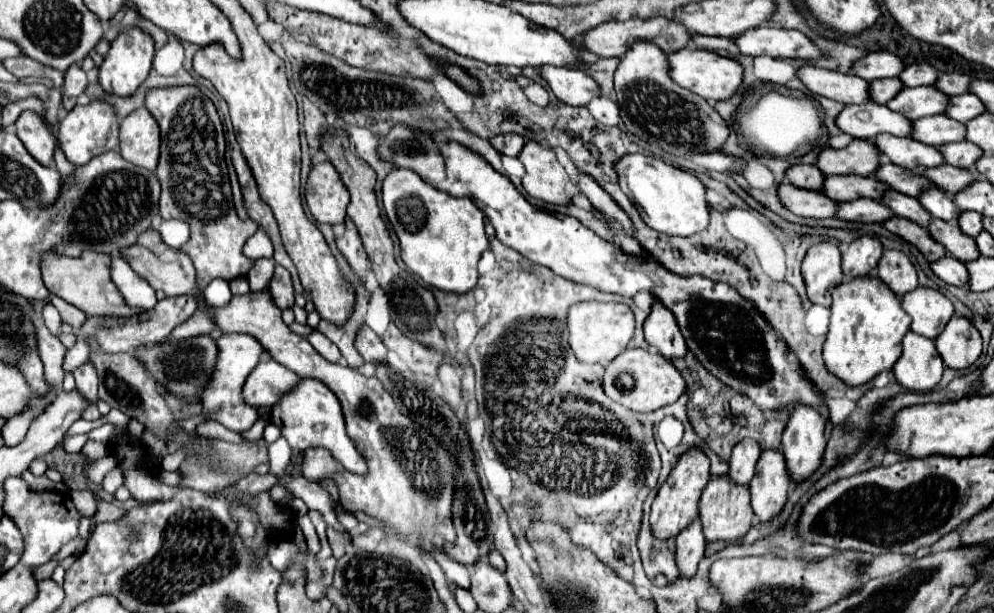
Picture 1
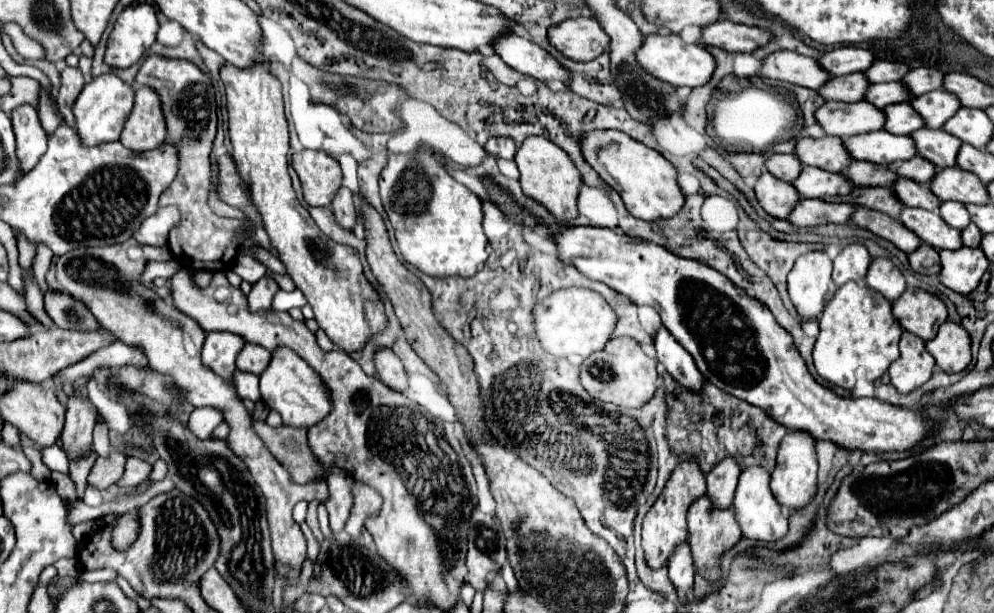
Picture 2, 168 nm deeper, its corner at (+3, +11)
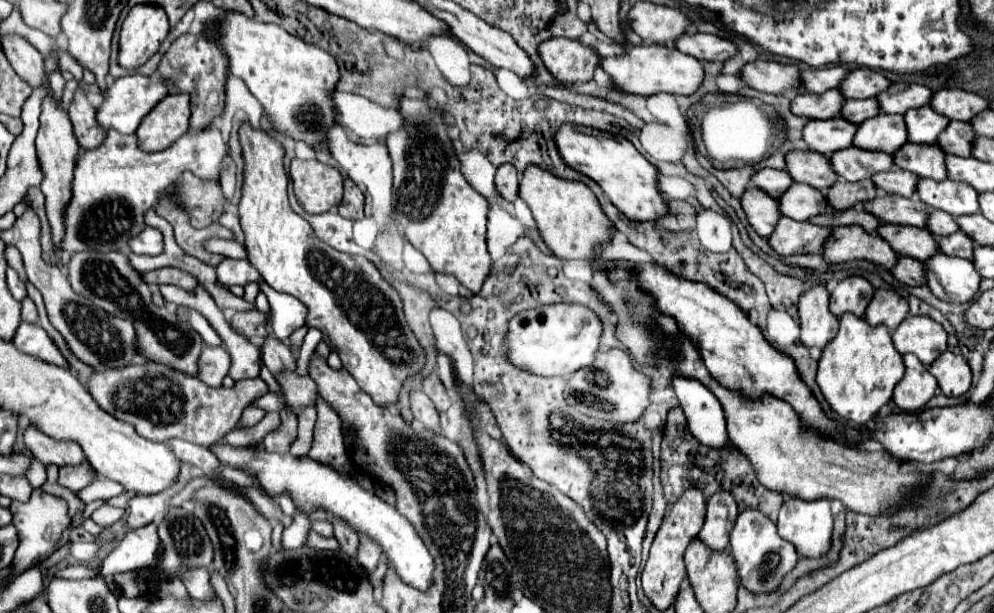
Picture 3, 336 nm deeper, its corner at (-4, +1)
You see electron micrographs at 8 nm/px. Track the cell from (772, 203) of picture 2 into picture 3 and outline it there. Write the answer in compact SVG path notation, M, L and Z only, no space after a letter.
M747 186L747 190L743 192L741 208L753 230L765 238L773 232L773 224L777 224L777 220L781 218L781 214L777 212L777 200L757 192L757 188L753 186Z

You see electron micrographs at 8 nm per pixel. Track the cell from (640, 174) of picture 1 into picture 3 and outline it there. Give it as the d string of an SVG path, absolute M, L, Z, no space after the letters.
M561 124L555 134L553 134L557 152L561 156L561 160L589 176L593 182L597 182L601 186L601 190L607 194L607 198L619 208L619 212L623 212L629 220L655 220L667 214L667 202L663 200L659 188L657 188L657 168L647 162L637 150L635 146L617 134L611 132L603 132L597 128L589 128L589 126L579 126L579 124Z

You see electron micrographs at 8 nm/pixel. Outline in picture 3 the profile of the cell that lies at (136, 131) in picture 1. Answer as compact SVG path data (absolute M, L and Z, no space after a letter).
M167 94L139 124L137 138L145 152L159 152L169 148L189 128L189 96Z

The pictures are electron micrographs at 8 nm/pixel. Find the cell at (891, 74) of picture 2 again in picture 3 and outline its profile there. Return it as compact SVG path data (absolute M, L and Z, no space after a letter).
M853 68L851 72L847 72L837 90L845 100L851 98L863 100L877 96L877 92L883 92L889 84L891 82L881 72L873 72L869 68Z

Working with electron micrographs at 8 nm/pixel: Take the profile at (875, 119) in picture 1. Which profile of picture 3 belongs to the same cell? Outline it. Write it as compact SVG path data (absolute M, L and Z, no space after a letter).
M841 118L811 120L803 128L803 140L809 150L821 152L823 156L831 156L837 150L853 146L855 130L857 126Z

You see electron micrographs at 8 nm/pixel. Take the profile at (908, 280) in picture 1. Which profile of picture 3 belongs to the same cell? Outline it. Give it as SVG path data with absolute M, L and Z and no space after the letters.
M875 290L873 300L867 306L865 322L869 326L887 326L891 332L909 316L909 304L893 290Z

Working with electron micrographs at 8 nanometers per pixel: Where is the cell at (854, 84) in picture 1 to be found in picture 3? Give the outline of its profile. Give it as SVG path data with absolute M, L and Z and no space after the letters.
M755 60L745 64L739 70L739 76L745 82L745 86L759 92L767 94L783 94L785 90L795 92L793 80L797 80L797 66Z

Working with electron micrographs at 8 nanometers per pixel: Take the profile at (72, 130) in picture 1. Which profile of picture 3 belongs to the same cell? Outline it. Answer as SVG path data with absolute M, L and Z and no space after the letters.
M127 74L123 78L117 78L105 92L103 92L103 104L97 108L97 122L103 130L115 128L121 134L133 134L141 120L151 112L151 108L169 94L169 84L161 78L151 80L143 74Z

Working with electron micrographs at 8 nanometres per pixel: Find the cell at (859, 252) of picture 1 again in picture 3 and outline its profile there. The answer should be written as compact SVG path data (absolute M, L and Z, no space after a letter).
M849 276L837 284L829 302L829 310L837 318L841 318L847 312L855 314L857 318L863 318L865 308L873 298L873 292L873 286L865 278Z

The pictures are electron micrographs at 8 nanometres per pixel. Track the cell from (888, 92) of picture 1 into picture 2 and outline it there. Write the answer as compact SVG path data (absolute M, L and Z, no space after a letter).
M848 74L842 78L832 78L826 86L822 86L818 92L826 100L840 100L840 102L860 102L866 96L870 82L866 74Z

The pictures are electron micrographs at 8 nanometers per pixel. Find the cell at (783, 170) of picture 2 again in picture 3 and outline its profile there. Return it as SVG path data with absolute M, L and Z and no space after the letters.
M761 168L751 176L751 184L757 186L759 190L767 192L773 198L779 198L793 182L789 180L789 174L785 170L775 170L775 168Z

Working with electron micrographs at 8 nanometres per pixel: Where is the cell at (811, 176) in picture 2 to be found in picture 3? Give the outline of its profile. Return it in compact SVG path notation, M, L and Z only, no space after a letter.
M793 184L783 198L779 198L779 212L791 220L809 220L827 210L825 196L807 184Z

